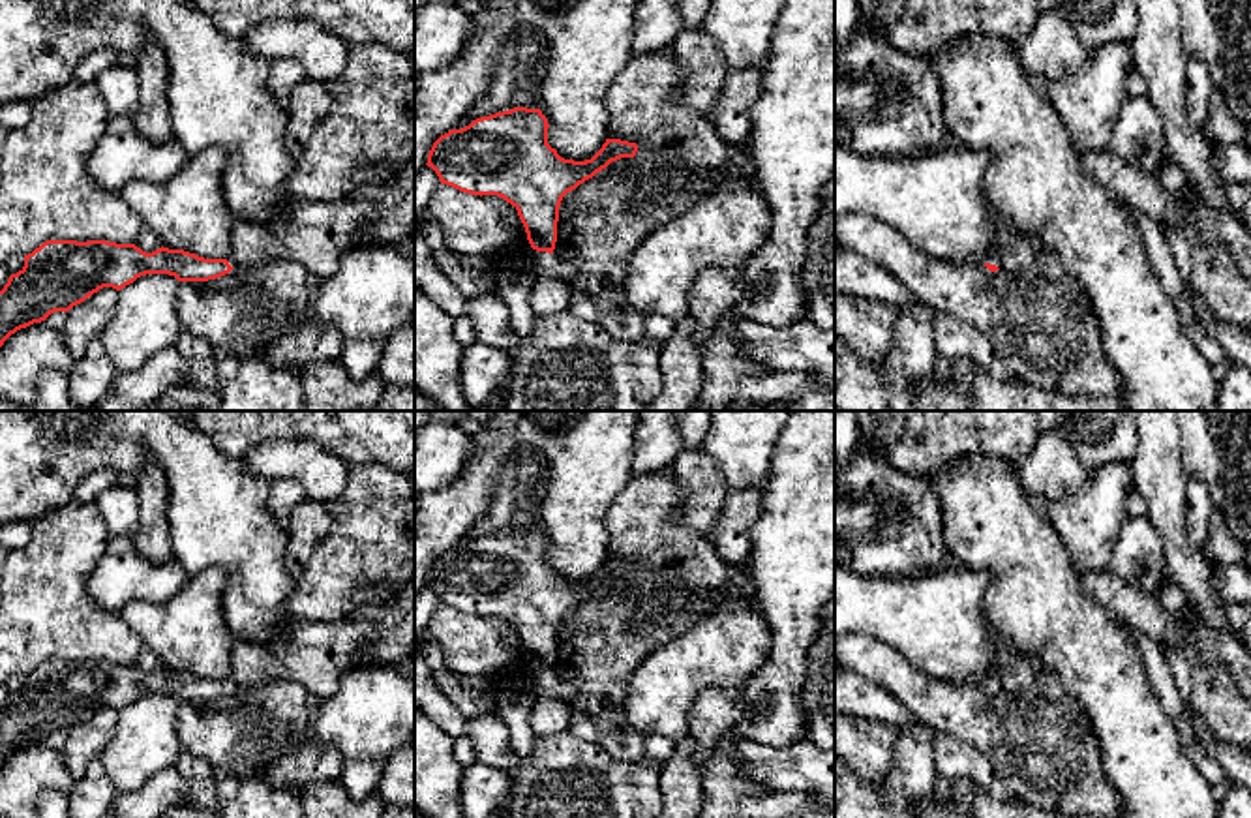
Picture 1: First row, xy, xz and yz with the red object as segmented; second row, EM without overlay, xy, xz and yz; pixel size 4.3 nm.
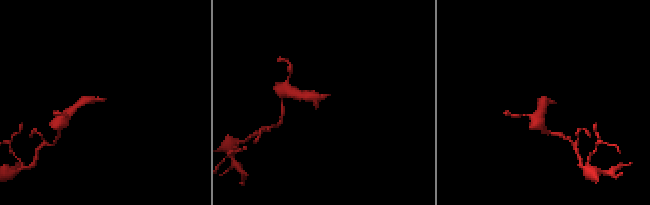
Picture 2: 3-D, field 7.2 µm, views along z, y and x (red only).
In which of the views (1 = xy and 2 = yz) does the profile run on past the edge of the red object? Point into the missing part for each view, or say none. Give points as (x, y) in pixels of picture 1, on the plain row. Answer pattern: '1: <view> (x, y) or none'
1: none
2: none

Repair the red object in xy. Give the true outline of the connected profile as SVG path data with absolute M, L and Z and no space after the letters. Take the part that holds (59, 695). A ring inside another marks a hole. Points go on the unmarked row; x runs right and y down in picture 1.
M47 660L24 675L24 687L0 711L0 767L21 749L45 741L54 732L69 732L103 707L116 711L146 694L169 694L178 702L208 702L229 694L227 679L204 679L184 670L159 668L152 674L135 664L107 660Z

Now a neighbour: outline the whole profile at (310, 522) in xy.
M306 499L291 514L285 527L287 544L283 565L298 580L315 546L328 535L332 516L326 503Z

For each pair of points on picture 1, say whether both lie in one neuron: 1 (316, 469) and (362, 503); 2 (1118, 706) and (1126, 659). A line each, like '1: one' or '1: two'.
1: two
2: one

